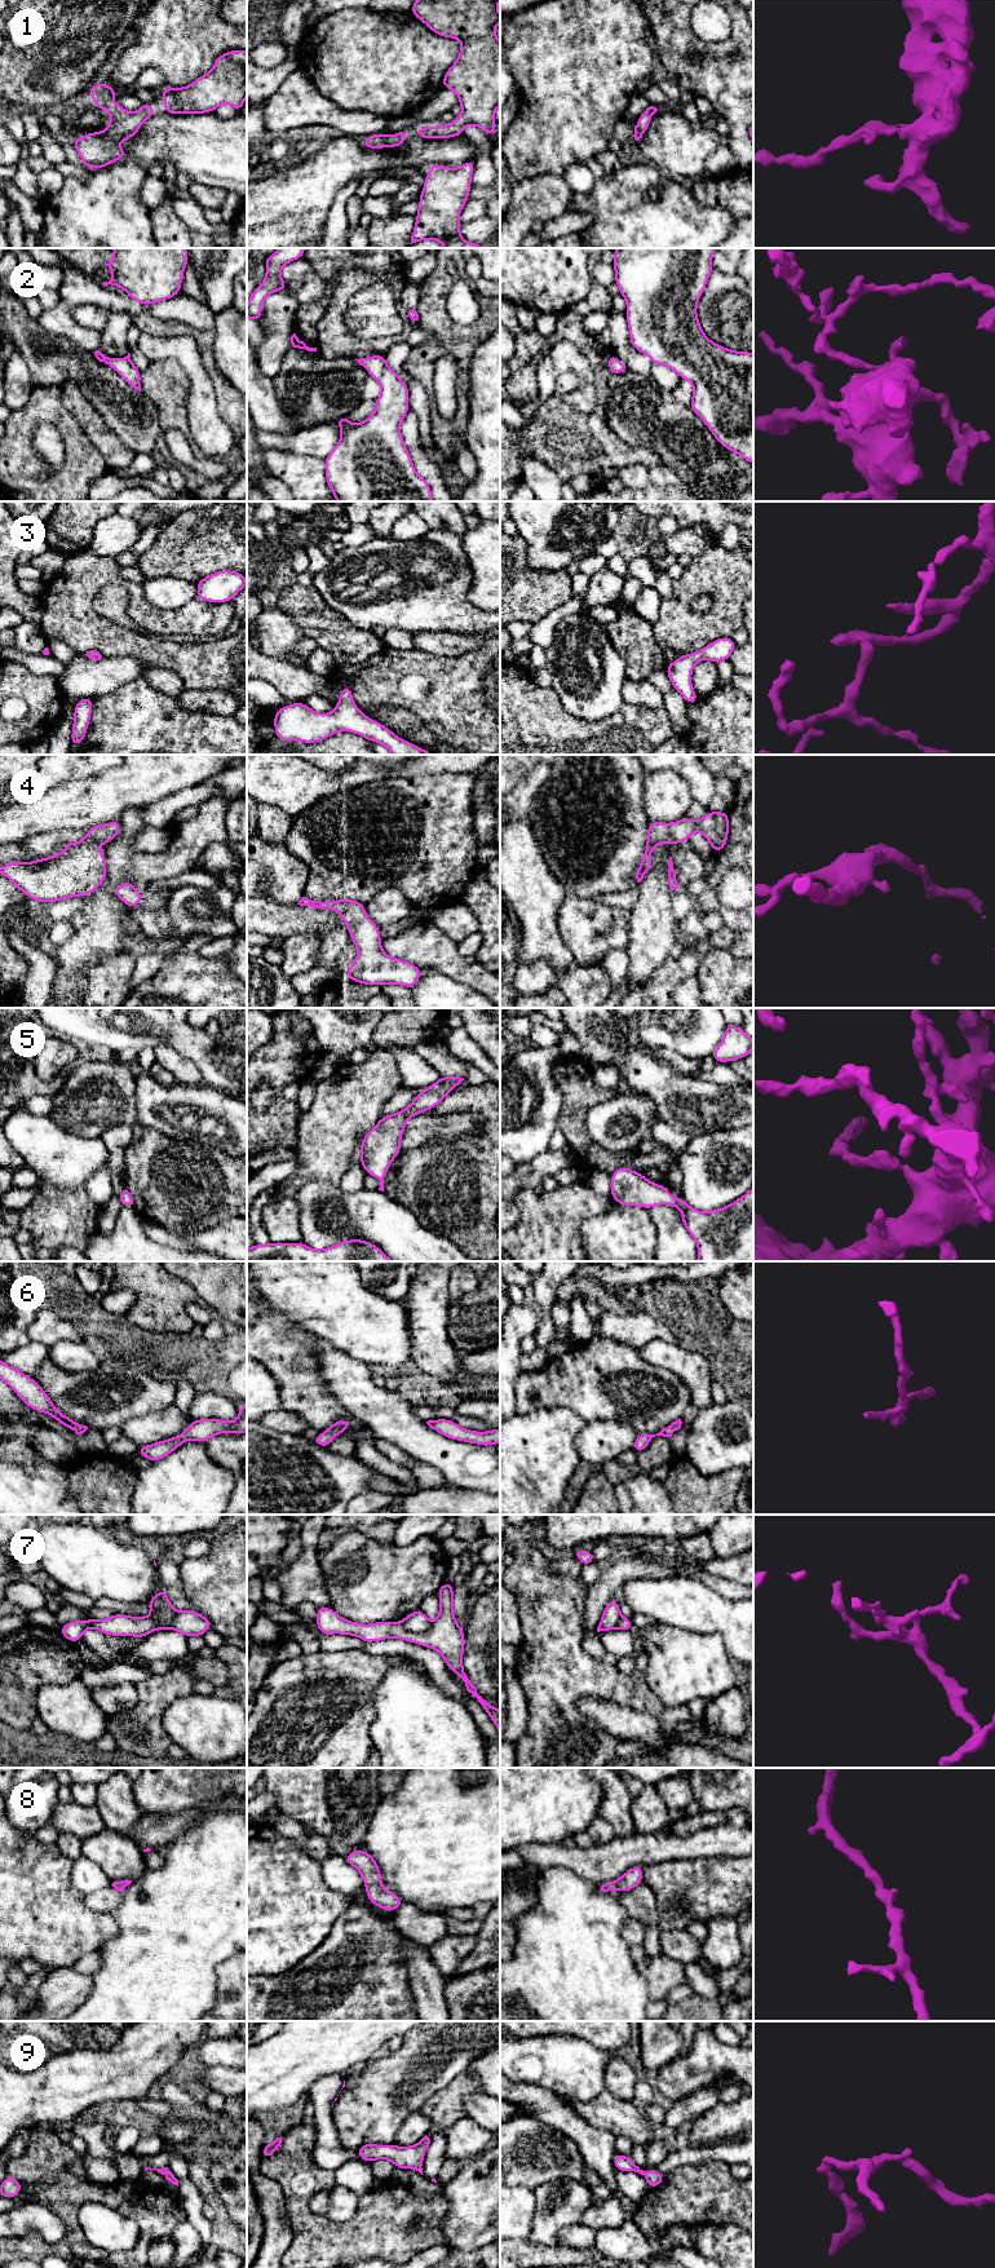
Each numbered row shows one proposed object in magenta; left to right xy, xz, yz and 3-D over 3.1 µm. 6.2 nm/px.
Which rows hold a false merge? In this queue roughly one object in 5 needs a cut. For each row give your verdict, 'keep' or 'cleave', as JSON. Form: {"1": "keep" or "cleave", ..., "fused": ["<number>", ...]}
{"1": "keep", "2": "keep", "3": "keep", "4": "keep", "5": "keep", "6": "keep", "7": "cleave", "8": "keep", "9": "keep", "fused": ["7"]}

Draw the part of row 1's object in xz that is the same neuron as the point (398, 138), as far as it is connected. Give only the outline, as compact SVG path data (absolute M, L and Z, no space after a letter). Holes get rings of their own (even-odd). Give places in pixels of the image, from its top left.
M402 129L401 132L386 136L384 133L375 133L371 137L363 138L363 147L366 149L384 149L386 146L389 147L398 147L407 140L407 129Z

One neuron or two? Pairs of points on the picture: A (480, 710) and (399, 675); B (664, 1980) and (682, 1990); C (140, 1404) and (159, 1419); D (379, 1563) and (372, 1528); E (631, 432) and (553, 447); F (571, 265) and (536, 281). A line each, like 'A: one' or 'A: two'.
A: one
B: two
C: two
D: two
E: two
F: one

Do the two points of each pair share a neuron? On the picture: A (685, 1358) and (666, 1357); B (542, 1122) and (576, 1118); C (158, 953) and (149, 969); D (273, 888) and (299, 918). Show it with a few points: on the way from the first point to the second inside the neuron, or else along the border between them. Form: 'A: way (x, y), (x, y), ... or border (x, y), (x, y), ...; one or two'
A: way (680, 1358), (671, 1357); one
B: border (561, 1091), (562, 1110), (557, 1127); two
C: way (157, 956), (149, 966); one
D: border (260, 897), (279, 903), (296, 905); two

